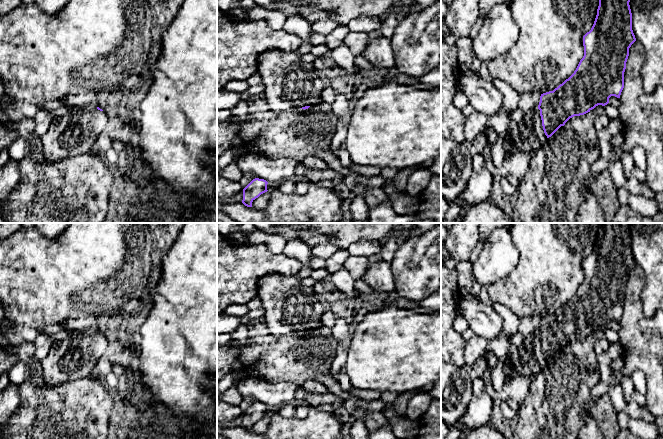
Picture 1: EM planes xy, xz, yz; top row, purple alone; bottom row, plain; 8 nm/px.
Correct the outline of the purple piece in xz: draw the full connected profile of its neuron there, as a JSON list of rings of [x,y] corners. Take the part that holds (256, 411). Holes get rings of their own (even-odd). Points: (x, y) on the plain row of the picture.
[[[255,402],[243,413],[242,427],[247,431],[252,431],[252,426],[261,418],[267,416],[268,406],[264,403]]]

